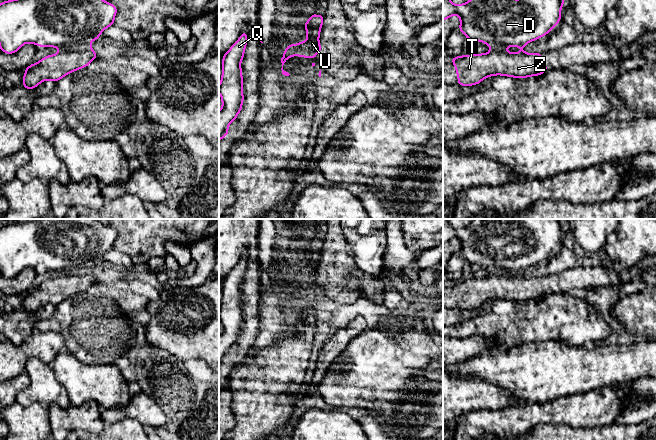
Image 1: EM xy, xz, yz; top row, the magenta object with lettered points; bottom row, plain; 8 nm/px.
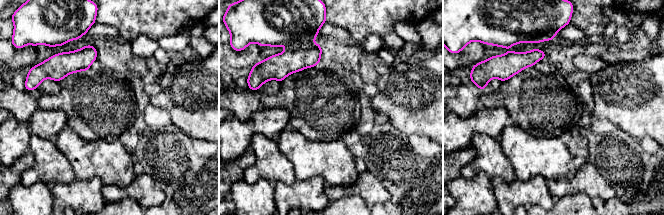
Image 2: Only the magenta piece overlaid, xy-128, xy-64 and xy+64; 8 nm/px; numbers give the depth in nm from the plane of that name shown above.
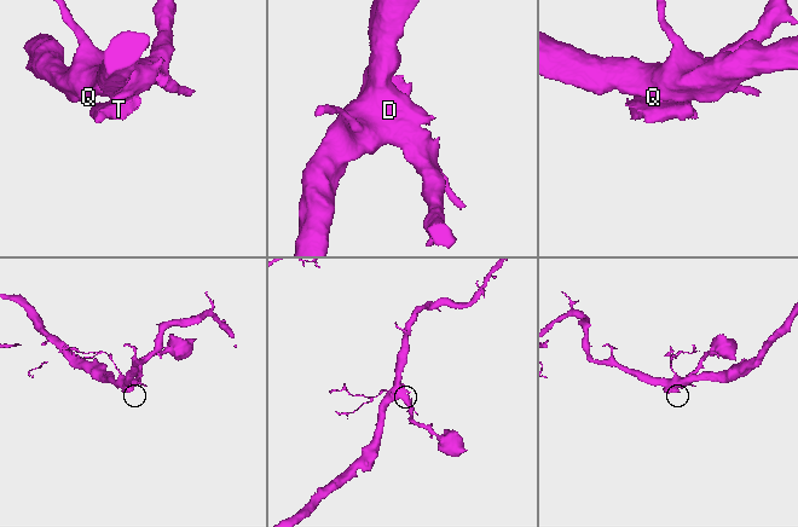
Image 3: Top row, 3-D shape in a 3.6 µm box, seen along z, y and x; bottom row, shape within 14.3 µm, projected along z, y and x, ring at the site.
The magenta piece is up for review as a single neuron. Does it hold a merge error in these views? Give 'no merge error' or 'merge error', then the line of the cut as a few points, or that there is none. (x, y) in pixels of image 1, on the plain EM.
merge error; cut xy (86, 267), (61, 274)

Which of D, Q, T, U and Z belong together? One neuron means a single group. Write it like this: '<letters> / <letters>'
D Q / T U Z

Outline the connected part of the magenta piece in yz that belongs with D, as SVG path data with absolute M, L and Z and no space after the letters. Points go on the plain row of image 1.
M443 219L443 245L454 238L460 241L459 254L471 266L480 265L494 273L524 270L547 259L560 244L565 226L561 219L522 219L516 224L509 219L474 219L467 227L455 229Z

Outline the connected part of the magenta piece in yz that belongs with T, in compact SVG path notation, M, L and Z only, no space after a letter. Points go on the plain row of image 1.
M494 272L488 277L461 279L450 284L455 290L460 310L478 309L483 303L495 299L527 302L548 294L540 277L527 278L524 274L510 277Z

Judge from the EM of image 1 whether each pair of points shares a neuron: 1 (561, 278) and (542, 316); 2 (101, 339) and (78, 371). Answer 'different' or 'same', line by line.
1: different
2: different

